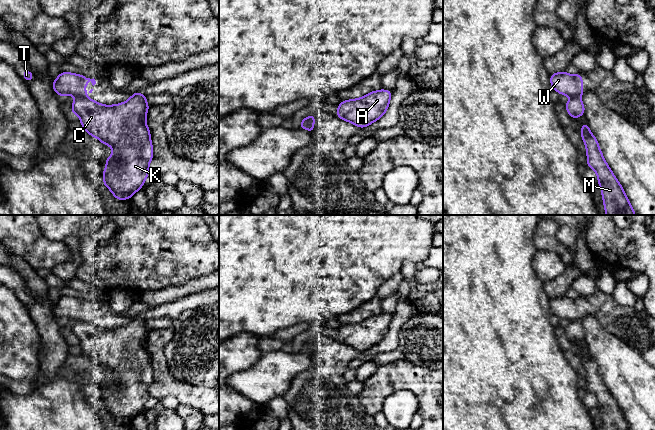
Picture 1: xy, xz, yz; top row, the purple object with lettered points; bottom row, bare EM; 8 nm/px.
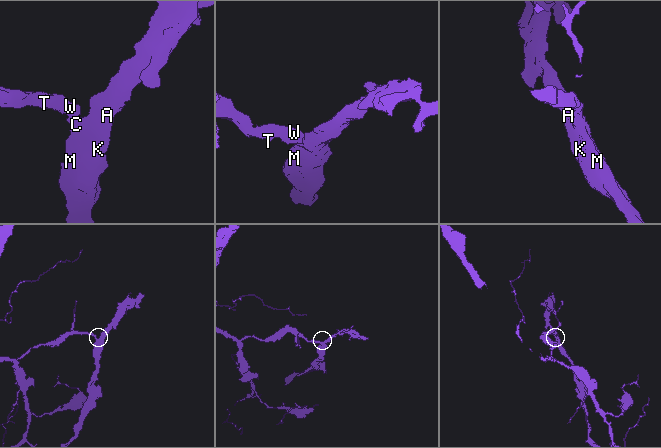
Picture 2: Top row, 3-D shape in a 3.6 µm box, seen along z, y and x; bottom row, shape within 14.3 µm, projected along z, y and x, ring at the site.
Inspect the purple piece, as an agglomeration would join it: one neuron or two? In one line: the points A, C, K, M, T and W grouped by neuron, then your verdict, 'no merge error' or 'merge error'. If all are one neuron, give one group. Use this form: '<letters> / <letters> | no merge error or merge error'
A C K M / T W | merge error

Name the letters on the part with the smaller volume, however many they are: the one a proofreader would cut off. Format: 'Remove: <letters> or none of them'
Remove: A, C, K, M

